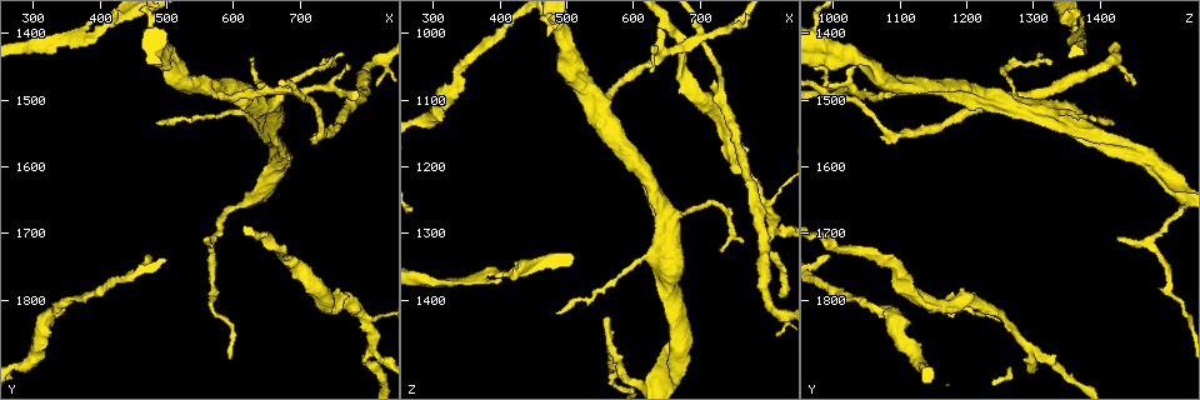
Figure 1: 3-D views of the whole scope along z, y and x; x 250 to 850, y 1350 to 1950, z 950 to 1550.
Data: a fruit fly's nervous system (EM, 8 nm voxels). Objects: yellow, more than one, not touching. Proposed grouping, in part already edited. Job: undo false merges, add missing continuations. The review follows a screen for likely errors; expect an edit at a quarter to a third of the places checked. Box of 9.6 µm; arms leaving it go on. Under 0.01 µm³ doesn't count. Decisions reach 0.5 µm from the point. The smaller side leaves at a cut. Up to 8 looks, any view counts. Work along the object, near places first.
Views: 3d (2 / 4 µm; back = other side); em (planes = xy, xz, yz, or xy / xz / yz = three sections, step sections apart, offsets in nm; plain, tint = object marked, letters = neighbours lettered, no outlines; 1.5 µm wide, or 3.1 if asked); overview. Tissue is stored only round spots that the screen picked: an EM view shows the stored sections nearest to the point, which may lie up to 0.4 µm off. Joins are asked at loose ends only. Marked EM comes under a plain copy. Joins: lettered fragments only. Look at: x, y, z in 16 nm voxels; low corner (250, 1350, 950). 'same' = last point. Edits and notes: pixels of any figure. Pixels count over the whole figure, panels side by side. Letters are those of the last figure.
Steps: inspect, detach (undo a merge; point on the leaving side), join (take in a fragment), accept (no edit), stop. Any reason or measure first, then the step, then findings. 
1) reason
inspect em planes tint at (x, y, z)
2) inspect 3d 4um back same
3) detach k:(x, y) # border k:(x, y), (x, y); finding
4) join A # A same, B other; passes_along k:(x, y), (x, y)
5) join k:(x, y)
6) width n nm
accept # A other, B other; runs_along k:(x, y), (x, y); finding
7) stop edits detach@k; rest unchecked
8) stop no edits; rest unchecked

abrupt turn
inspect 3d 2um at (510, 1440, 1045)

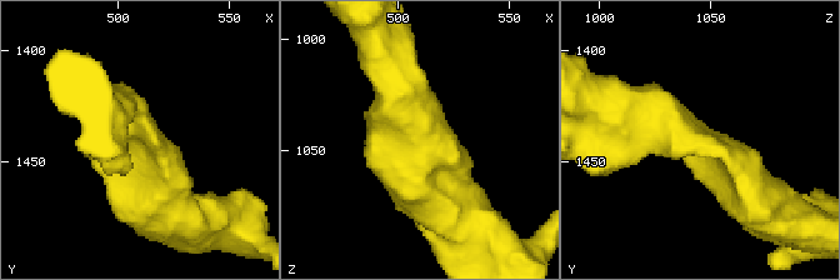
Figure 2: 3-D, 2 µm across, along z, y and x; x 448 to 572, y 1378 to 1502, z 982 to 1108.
arm_widths 320, 400 nm; shape alone is not enough
inspect em planes letters at (510, 1435, 1041)

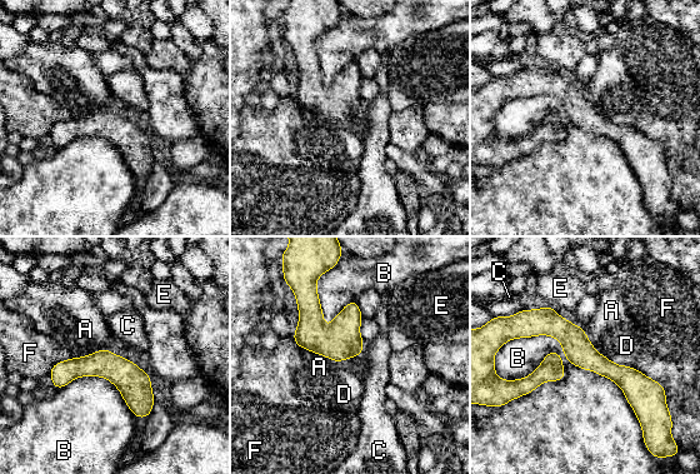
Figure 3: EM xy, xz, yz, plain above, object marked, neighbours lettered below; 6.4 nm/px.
width 170 nm
accept # A other, B other, C other, D other, E other, F other; runs_along 3:(524, 330), (560, 328), (655, 385); continuous, no second cell

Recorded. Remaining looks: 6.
sharp bend
inspect 3d 4um at (700, 1490, 1010)

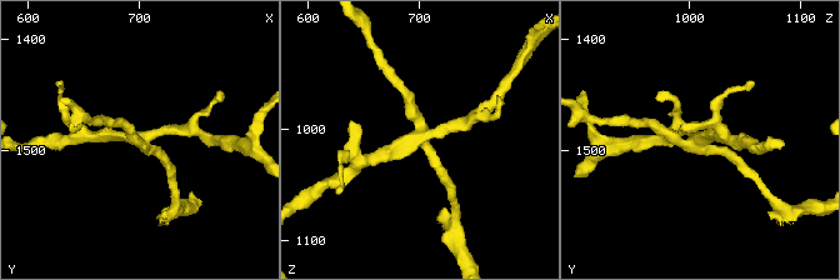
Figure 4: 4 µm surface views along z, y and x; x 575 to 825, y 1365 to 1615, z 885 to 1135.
arms 4; need the tissue
inspect em planes letters at (700, 1494, 1010)

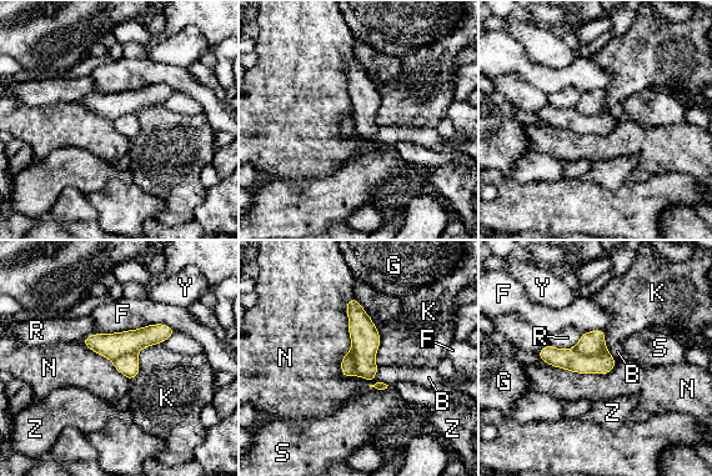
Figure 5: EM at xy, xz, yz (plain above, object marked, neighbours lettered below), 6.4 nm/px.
longest_contact N 550 nm
detach 5:(568, 359) # B other, F other, G other, K other, N other, R other, S other, Y other, Z other; part_leaving 5:(351, 301), (370, 381), (381, 386); two cells meet here

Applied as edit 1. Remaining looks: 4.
redraw
inspect overview

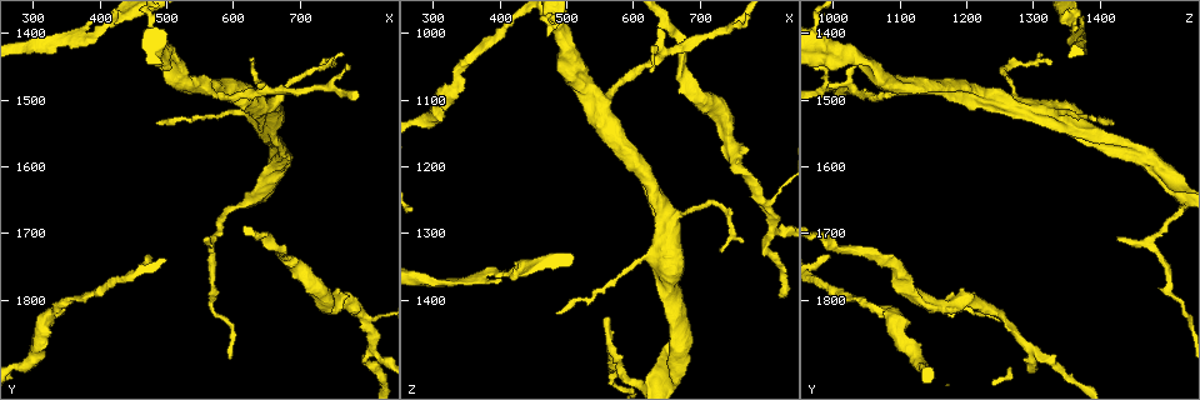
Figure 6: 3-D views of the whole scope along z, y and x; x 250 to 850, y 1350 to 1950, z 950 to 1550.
end of a long branch
inspect em yz step 4 letters at (485, 1540, 1415)

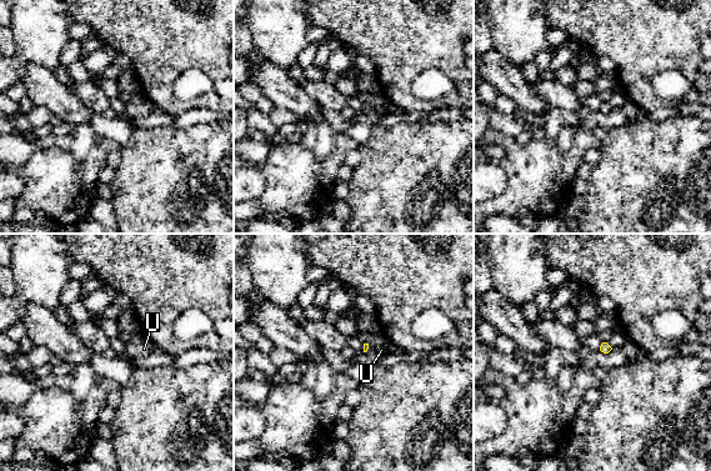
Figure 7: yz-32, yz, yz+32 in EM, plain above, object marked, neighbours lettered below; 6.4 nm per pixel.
inspect em xz step 8 letters same

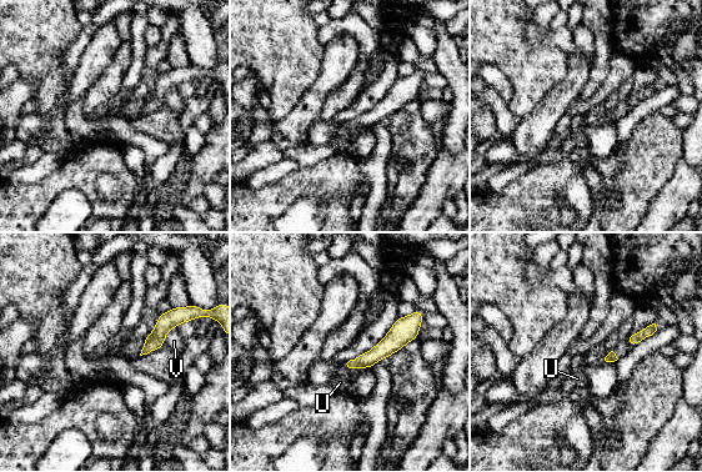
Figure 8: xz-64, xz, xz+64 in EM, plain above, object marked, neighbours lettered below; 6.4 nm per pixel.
width 60 nm
join U # U same, V other; passes_along 8:(381, 350), (347, 366), (340, 382); the cell continues

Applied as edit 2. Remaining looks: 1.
stop edits detach@5, join@8; rest unchecked

